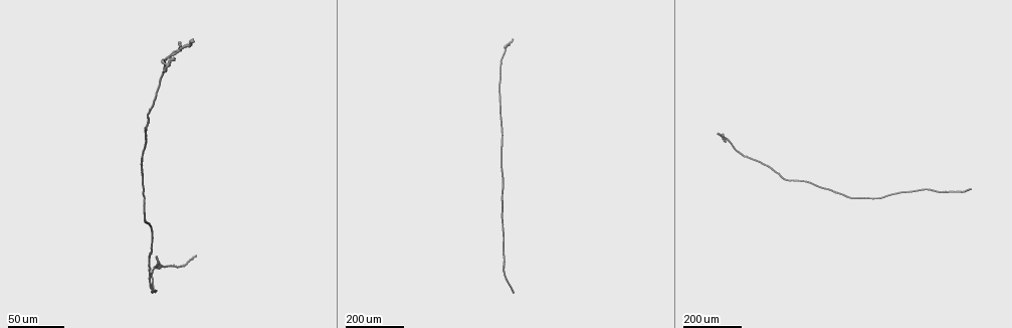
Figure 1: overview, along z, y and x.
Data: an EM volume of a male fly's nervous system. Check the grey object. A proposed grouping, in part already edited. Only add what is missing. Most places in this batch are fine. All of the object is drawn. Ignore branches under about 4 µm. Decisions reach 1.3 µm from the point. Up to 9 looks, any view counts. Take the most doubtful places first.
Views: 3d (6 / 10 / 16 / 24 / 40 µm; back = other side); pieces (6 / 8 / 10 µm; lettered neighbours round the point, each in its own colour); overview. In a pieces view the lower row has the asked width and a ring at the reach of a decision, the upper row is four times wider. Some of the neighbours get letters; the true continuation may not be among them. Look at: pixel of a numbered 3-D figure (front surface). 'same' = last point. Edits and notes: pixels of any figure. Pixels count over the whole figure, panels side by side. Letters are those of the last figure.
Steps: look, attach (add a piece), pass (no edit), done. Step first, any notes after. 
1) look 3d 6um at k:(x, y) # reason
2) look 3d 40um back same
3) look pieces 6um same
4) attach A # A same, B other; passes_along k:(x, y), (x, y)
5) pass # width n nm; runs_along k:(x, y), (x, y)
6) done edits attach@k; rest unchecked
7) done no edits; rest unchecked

look 3d 24um at 1:(513, 290) # branch stops here

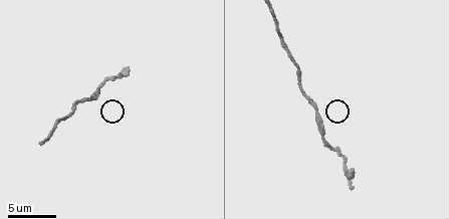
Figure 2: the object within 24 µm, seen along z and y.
look pieces 10um at 2:(353, 186)

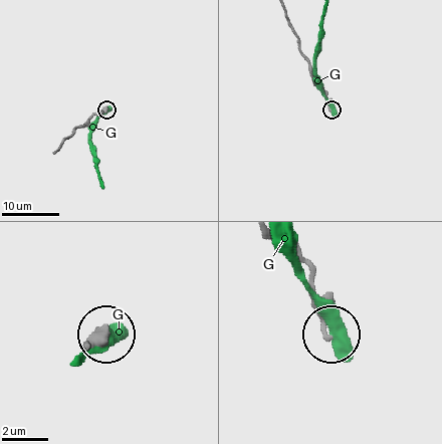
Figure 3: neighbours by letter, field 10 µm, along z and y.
pass # width 170 nm; G other; none of them fits

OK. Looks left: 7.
look 3d 40um at 1:(721, 139) # end of a long branch

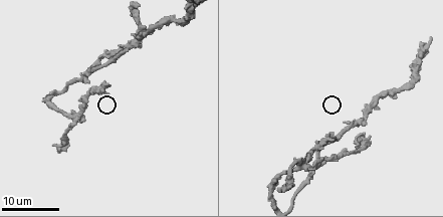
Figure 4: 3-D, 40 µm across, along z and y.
look pieces 8um at 4:(105, 85)

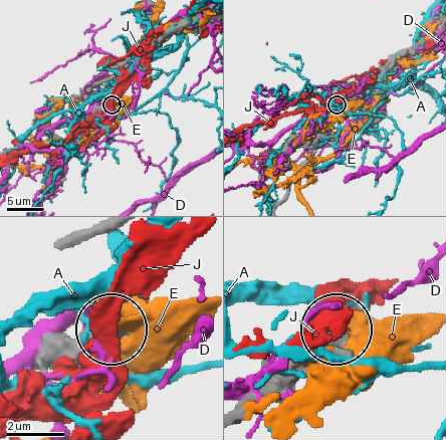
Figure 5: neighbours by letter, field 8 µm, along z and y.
pass # A other, D other, E other, J other; none of them fits

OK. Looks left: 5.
look 3d 16um at 4:(366, 135) # free end

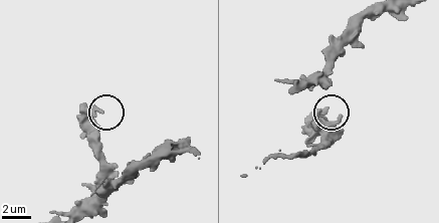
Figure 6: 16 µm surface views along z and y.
look 3d 6um at 6:(102, 111)

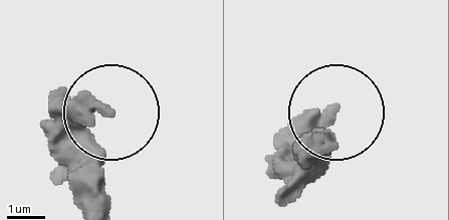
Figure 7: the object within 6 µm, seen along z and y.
look pieces 6um at 7:(330, 111) # what lies round it

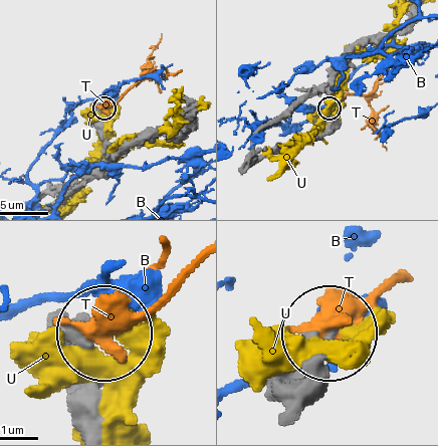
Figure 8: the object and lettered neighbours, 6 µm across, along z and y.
pass # B other, T other, U other; none of them fits

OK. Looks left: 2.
look 3d 24um at 4:(285, 191) # an open end

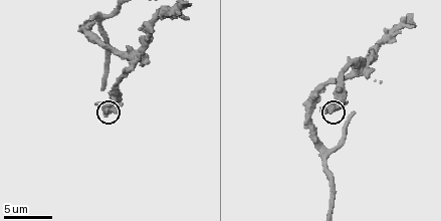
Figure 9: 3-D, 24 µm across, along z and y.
look pieces 10um at 9:(332, 113)

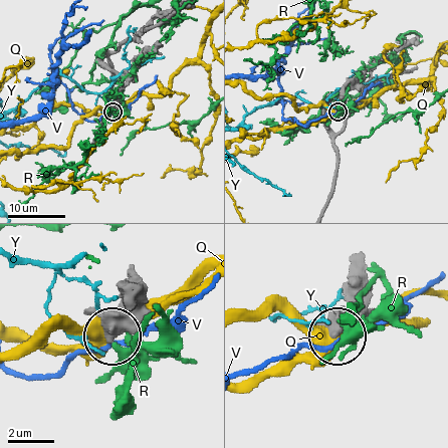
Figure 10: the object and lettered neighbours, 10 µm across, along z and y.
pass # width 420 nm; Q other, R other, V other, Y other; runs_along 10:(137, 284), (136, 311), (116, 332); no lettered piece goes on from it

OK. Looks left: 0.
done no edits; rest unchecked

